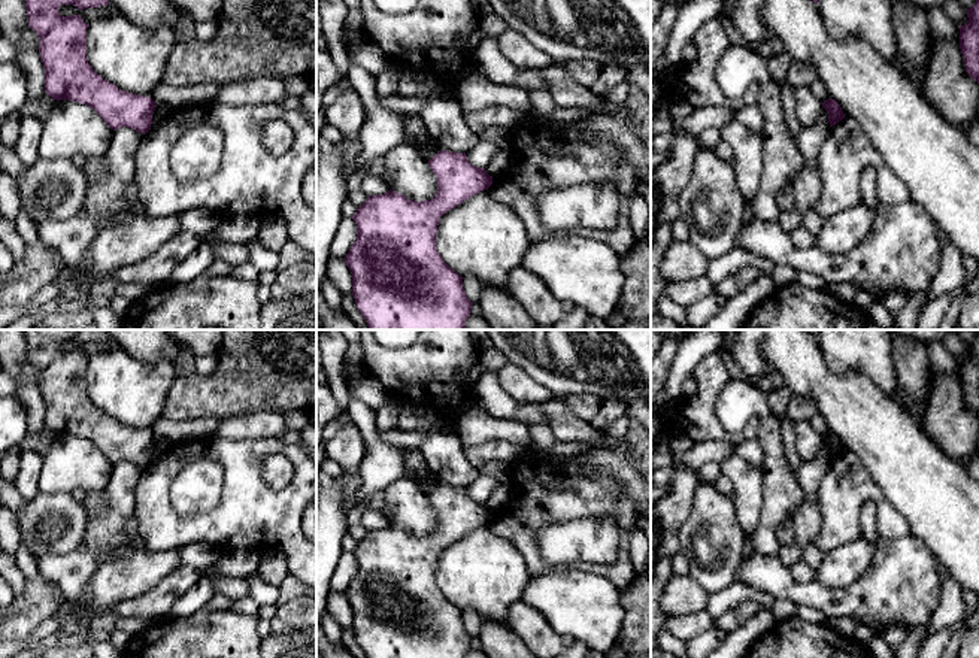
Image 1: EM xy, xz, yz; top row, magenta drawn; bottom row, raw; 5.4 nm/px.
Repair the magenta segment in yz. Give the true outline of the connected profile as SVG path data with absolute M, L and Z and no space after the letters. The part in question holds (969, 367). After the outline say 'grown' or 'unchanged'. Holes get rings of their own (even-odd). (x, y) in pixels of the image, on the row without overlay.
M979 331L967 345L969 355L960 363L960 383L964 392L966 406L979 418Z; unchanged

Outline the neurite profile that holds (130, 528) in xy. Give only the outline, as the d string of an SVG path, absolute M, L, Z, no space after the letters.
M134 513L127 519L124 525L124 533L128 536L131 546L142 546L137 528L137 518Z

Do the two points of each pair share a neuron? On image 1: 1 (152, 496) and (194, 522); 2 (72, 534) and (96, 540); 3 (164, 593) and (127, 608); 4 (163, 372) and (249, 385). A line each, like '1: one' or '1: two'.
1: one
2: two
3: one
4: two

